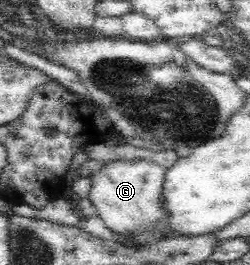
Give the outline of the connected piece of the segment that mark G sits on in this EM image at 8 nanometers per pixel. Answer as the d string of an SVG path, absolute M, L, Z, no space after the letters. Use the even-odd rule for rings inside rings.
M117 158L105 161L89 175L91 187L87 198L96 207L97 216L113 232L125 234L148 228L164 216L160 193L165 172L166 169L153 160Z

